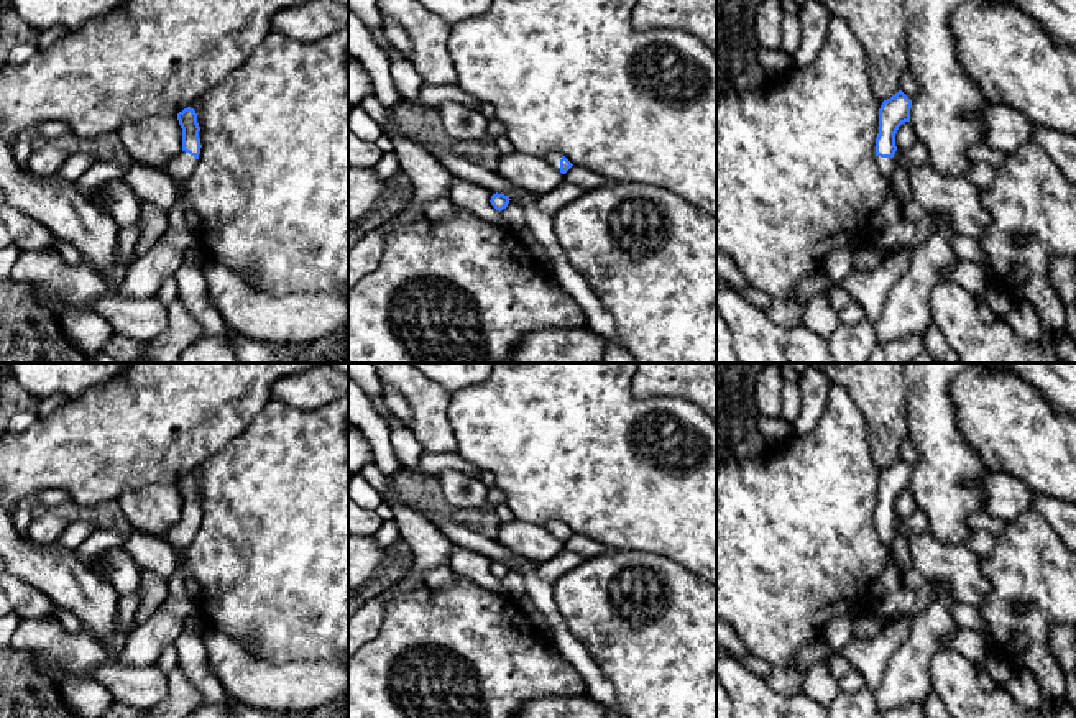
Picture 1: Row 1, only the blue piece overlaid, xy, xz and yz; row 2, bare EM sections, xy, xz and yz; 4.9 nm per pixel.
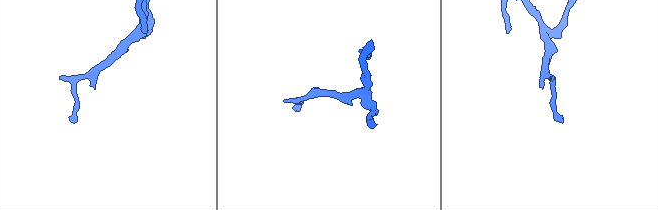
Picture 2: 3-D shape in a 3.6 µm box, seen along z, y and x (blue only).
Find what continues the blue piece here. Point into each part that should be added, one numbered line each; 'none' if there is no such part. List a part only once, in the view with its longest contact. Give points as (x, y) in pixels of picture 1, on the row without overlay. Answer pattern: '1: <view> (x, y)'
1: xy (184, 531)

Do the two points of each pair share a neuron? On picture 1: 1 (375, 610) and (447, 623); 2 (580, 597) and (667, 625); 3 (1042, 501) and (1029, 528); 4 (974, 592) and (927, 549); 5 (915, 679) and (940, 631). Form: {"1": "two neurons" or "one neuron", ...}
{"1": "two neurons", "2": "one neuron", "3": "two neurons", "4": "one neuron", "5": "one neuron"}

